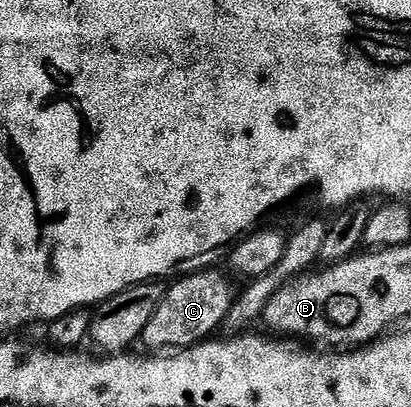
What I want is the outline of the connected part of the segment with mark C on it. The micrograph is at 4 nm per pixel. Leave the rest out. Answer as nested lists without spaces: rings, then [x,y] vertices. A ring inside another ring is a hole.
[[[211,266],[200,272],[192,272],[183,275],[174,285],[166,288],[164,298],[160,302],[160,306],[156,306],[156,314],[152,314],[152,322],[148,322],[148,326],[144,326],[144,334],[141,338],[143,345],[147,344],[150,350],[181,350],[184,348],[193,348],[196,344],[201,344],[207,338],[213,337],[214,332],[220,329],[226,323],[226,315],[232,310],[236,299],[236,288],[234,292],[235,281],[231,279],[225,271],[217,272],[217,267]]]

